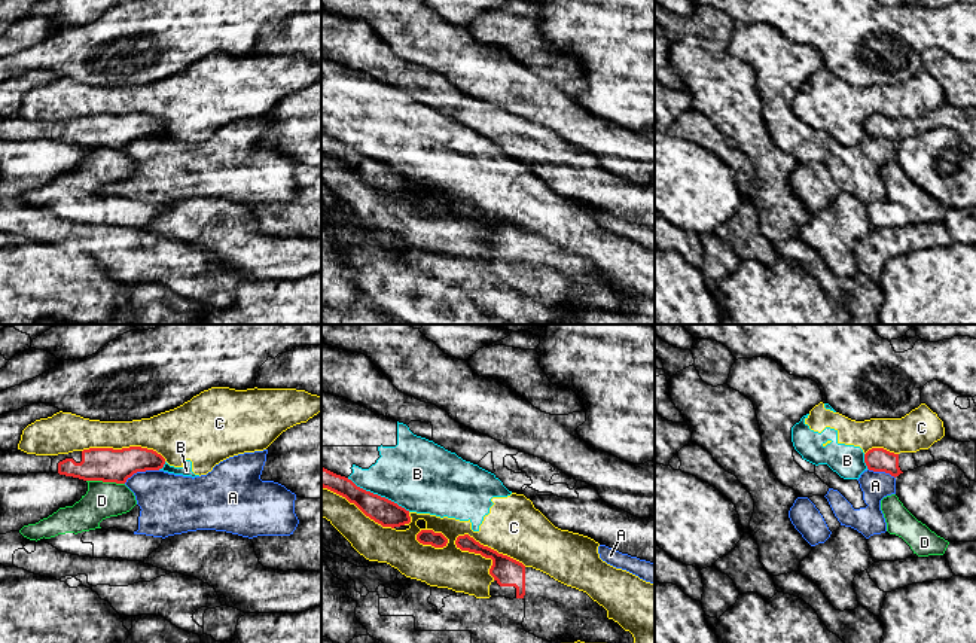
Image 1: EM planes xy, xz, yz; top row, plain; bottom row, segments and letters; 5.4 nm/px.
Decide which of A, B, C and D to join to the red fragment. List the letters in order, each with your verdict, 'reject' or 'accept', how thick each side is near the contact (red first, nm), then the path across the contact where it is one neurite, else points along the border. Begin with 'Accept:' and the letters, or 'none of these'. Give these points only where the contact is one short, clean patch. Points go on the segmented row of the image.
Accept: none of these
A: reject; 190 nm thick on the red side, 320 nm on the other
B: reject; 140 nm thick on the red side, 380 nm on the other
C: reject; 160 nm thick on the red side, 320 nm on the other
D: reject; 190 nm thick on the red side, 190 nm on the other

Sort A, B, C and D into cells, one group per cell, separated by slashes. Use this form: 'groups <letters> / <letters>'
groups A / B C / D

